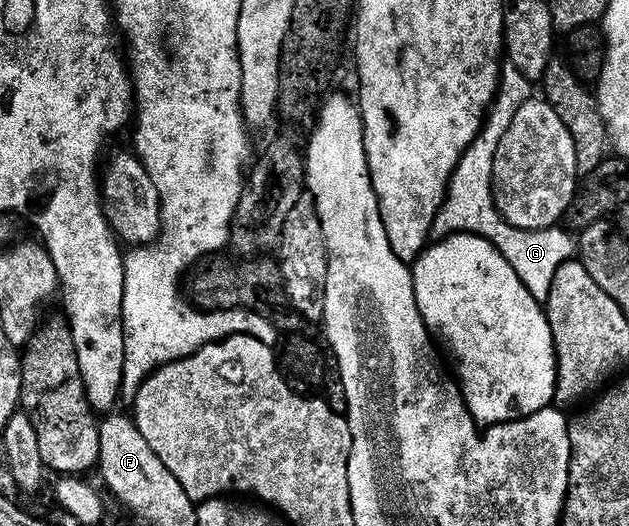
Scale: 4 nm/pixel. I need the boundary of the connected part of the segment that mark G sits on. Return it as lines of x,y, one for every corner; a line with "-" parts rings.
502,64
501,76
497,87
497,98
493,100
487,116
481,126
481,133
465,148
453,178
449,180
449,188
433,220
432,236
437,239
451,237
455,233
469,233
473,237
487,239
511,263
515,275
531,291
531,295
542,303
548,302
551,283
555,279
555,271
563,267
563,263
574,260
575,237
572,232
561,227
543,230
517,230
509,226
501,217
493,201
492,165
499,148
499,141
507,127
515,119
519,109
535,97
534,82
523,75
514,65

